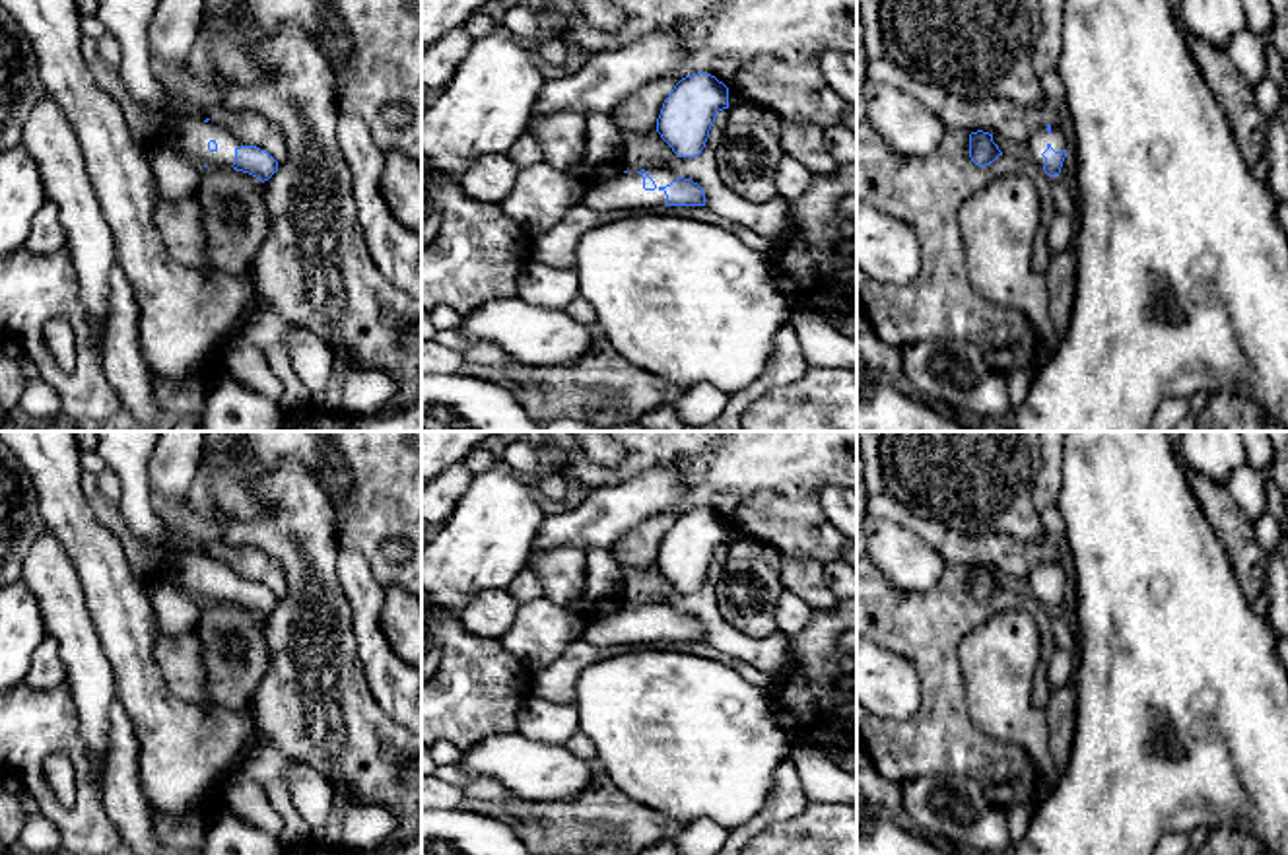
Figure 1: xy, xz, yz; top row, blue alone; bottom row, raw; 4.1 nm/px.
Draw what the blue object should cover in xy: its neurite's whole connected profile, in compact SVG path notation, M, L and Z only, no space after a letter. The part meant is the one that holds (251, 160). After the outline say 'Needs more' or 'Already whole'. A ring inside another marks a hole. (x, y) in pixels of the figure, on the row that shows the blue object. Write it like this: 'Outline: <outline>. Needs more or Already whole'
Outline: M97 0L97 19L120 45L119 74L126 93L161 119L157 140L167 140L188 159L268 181L278 171L278 161L268 152L245 146L212 119L173 117L165 87L150 68L148 27L157 4L159 0Z. Needs more

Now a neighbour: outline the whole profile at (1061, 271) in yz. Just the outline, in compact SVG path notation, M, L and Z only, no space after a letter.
M1074 247L1051 255L1045 272L1045 288L1049 295L1051 323L1059 340L1063 338L1074 307L1076 288L1076 256Z

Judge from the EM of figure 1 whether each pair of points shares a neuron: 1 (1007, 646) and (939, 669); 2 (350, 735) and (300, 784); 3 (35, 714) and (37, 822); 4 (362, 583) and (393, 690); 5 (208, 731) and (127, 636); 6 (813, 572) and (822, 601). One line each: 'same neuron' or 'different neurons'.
1: different neurons
2: different neurons
3: different neurons
4: same neuron
5: same neuron
6: same neuron

